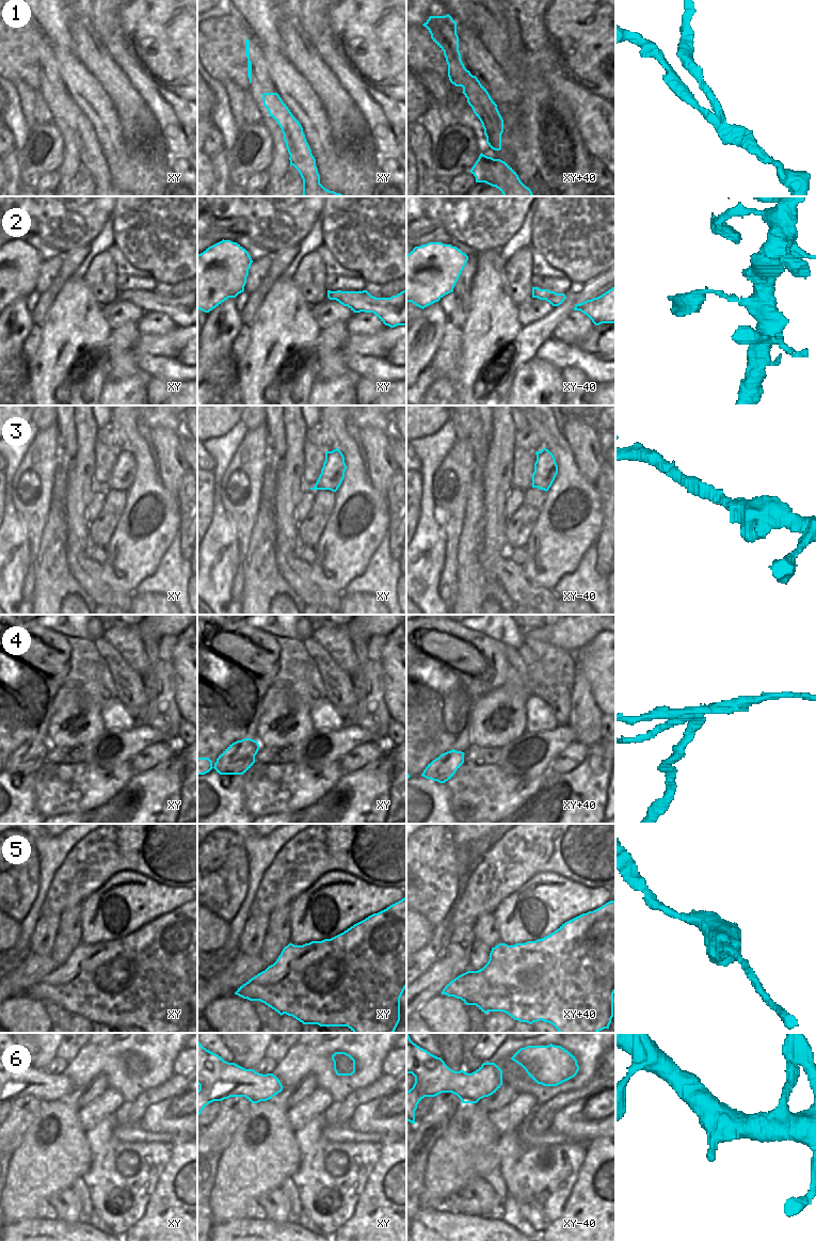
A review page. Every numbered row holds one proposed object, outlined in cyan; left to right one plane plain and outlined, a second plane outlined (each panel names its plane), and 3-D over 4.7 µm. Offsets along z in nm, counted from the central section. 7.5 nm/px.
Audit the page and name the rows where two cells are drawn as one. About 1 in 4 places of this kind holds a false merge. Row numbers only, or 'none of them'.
1, 4.

